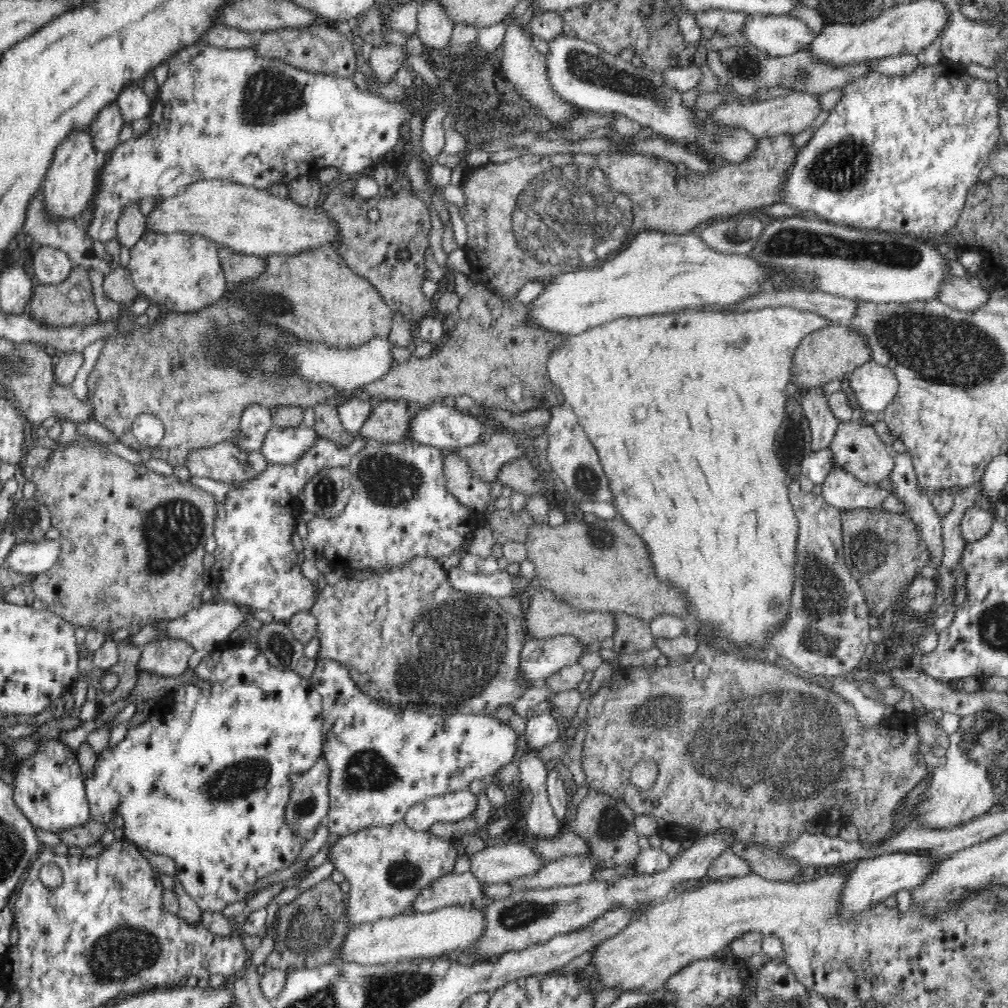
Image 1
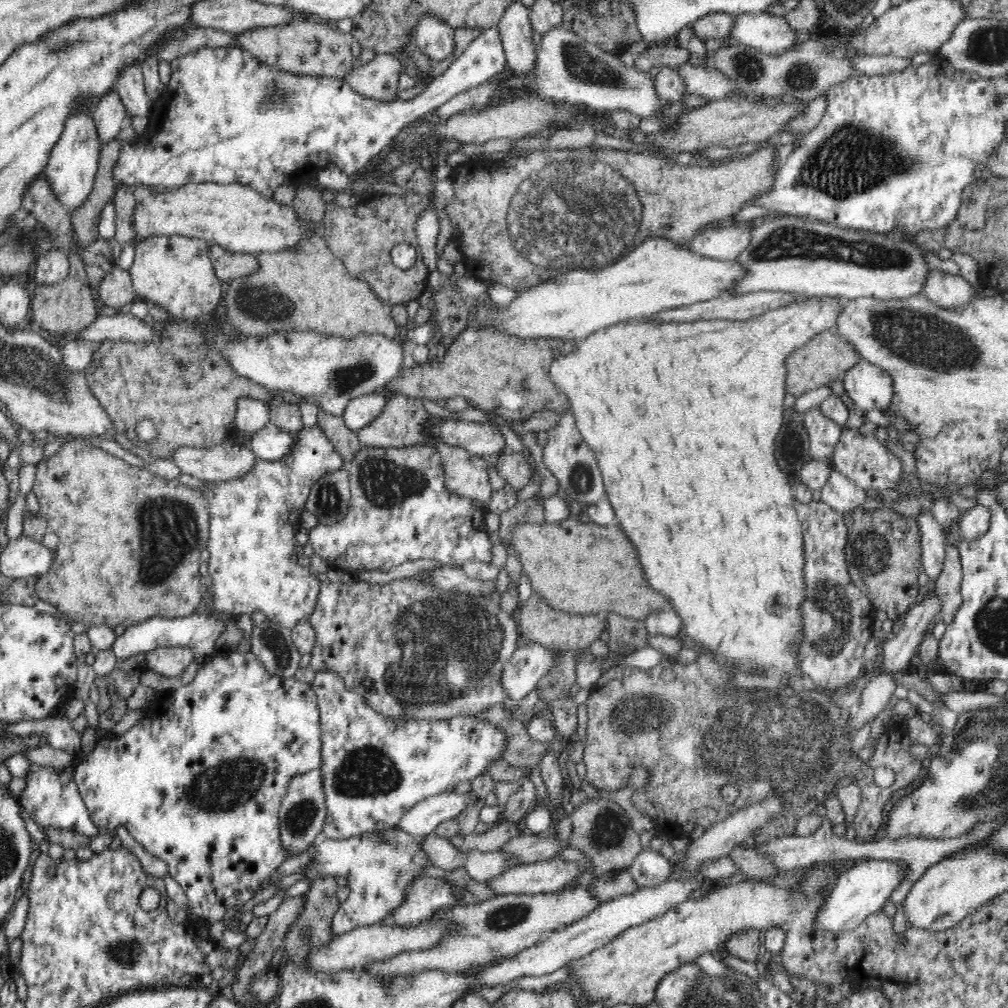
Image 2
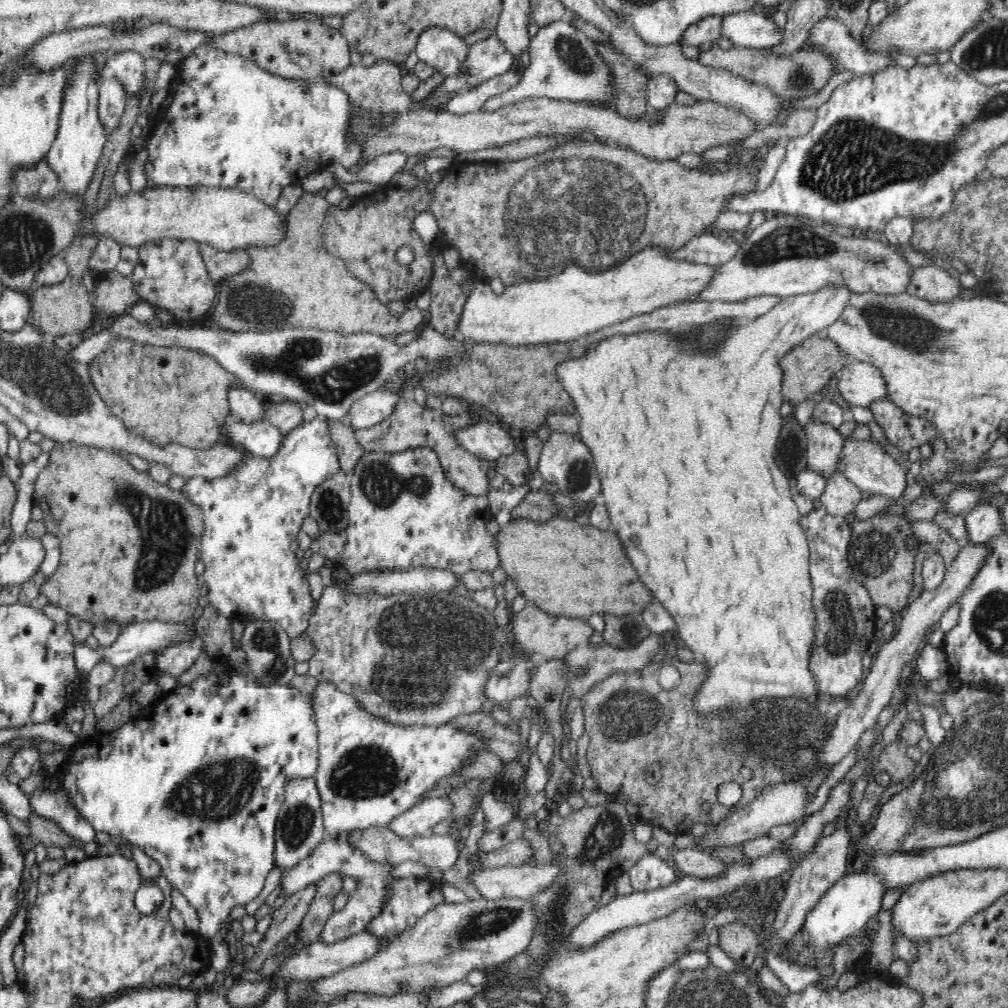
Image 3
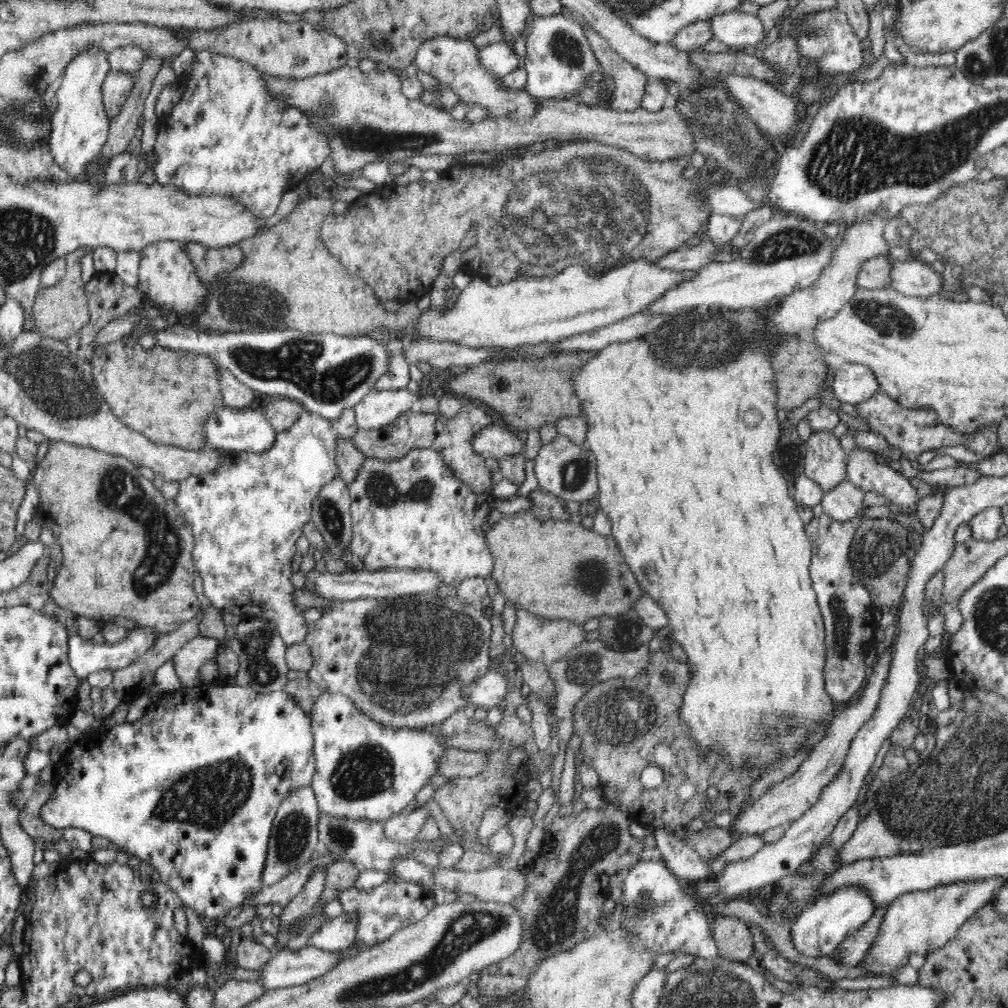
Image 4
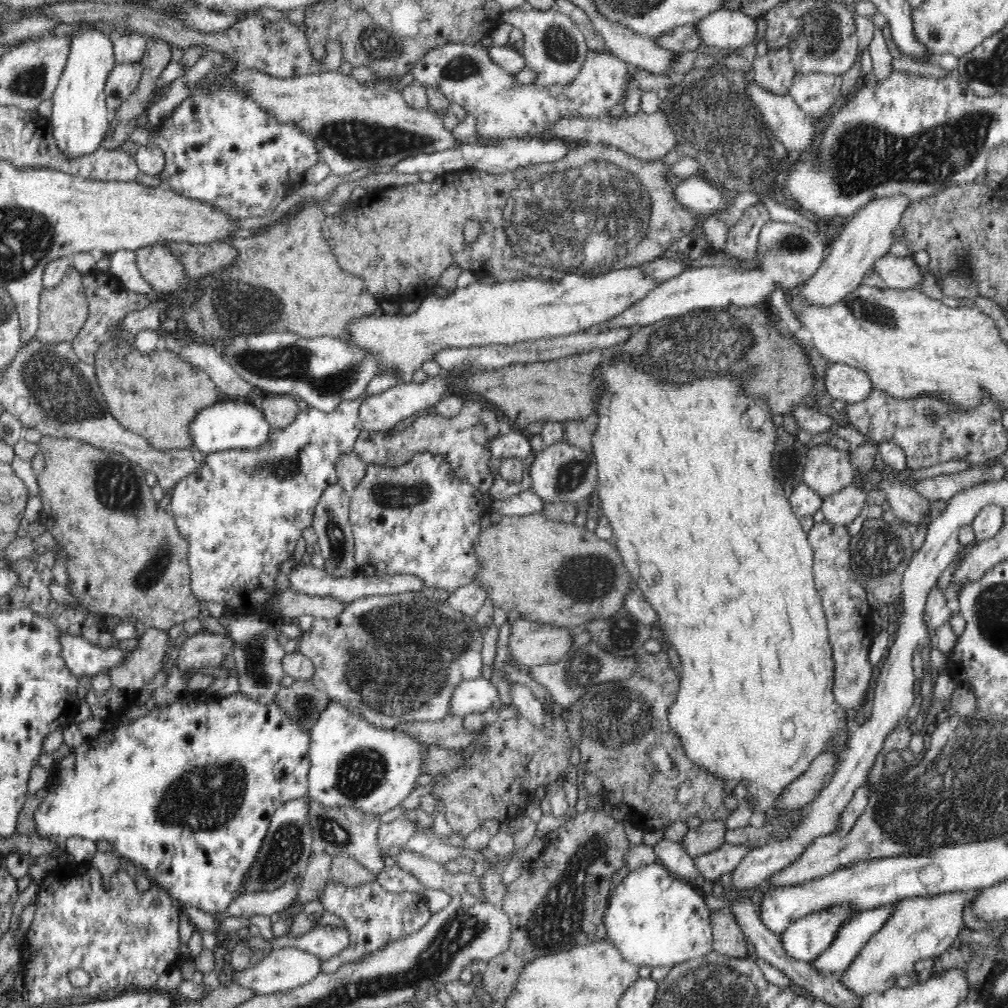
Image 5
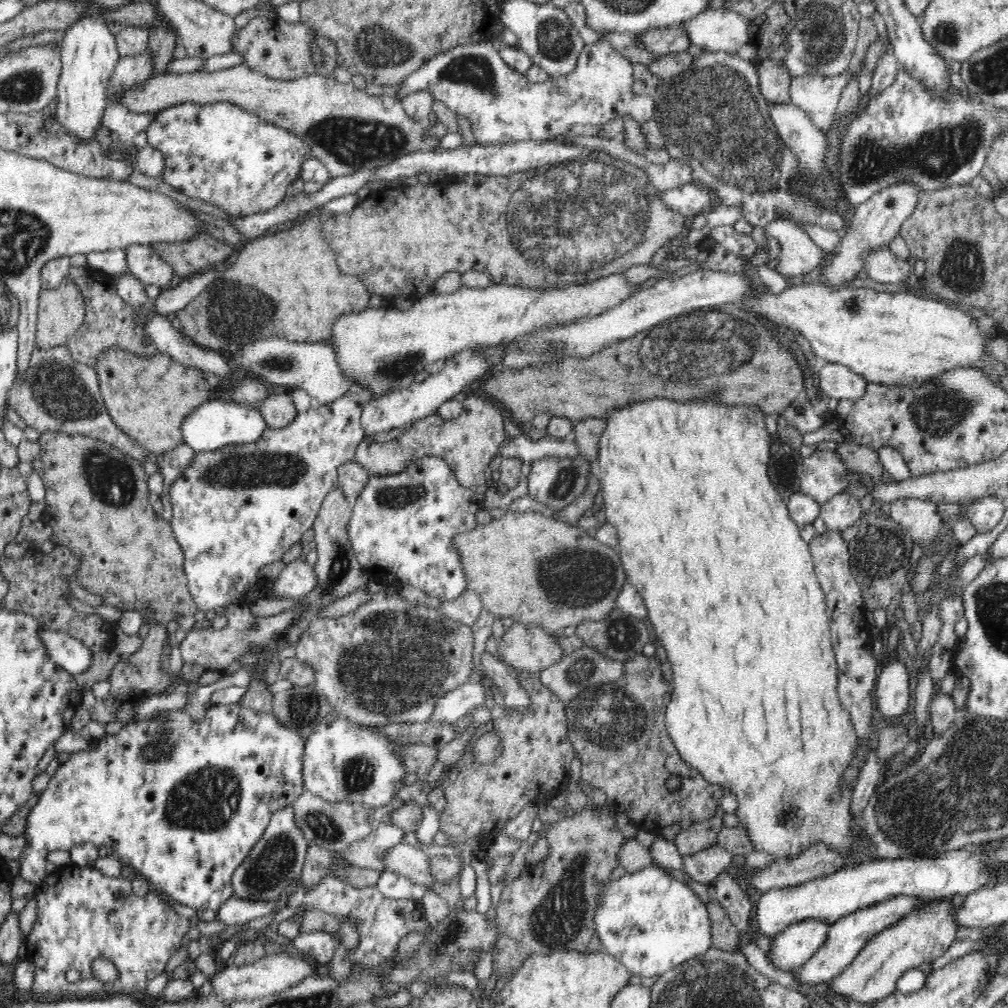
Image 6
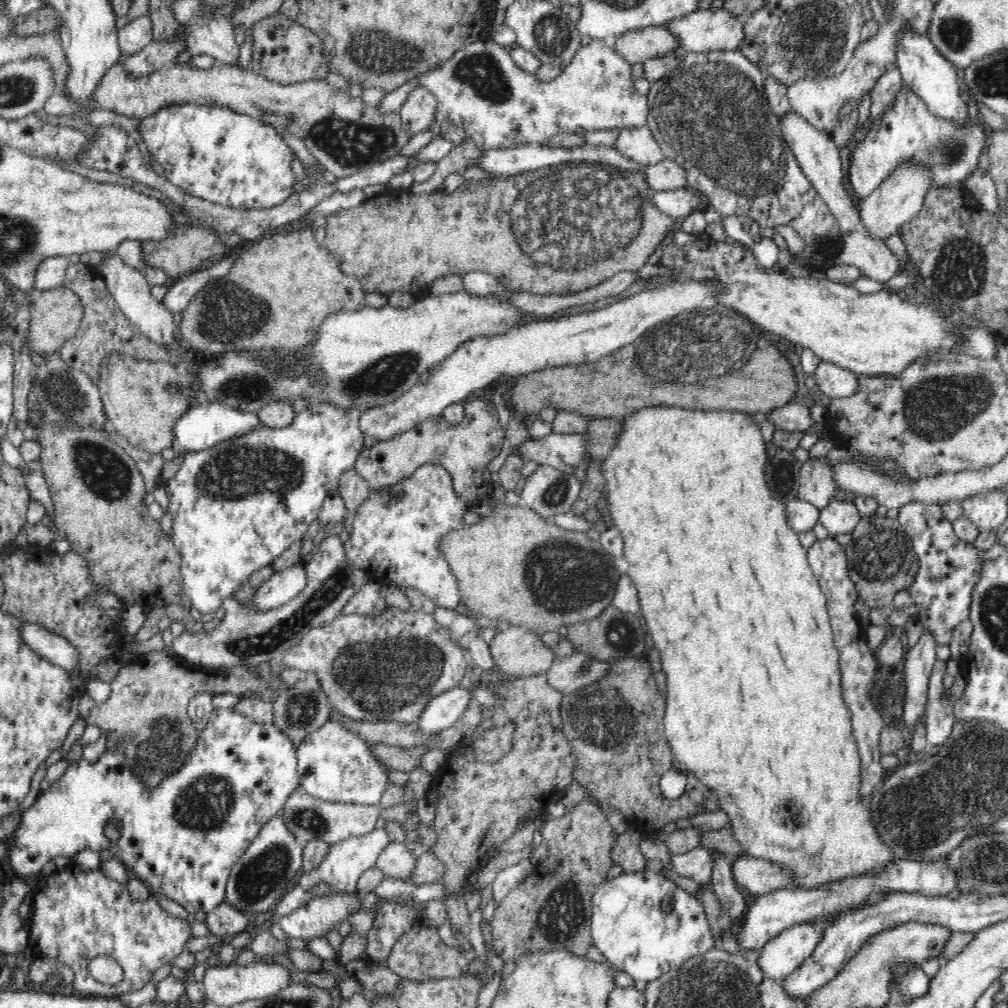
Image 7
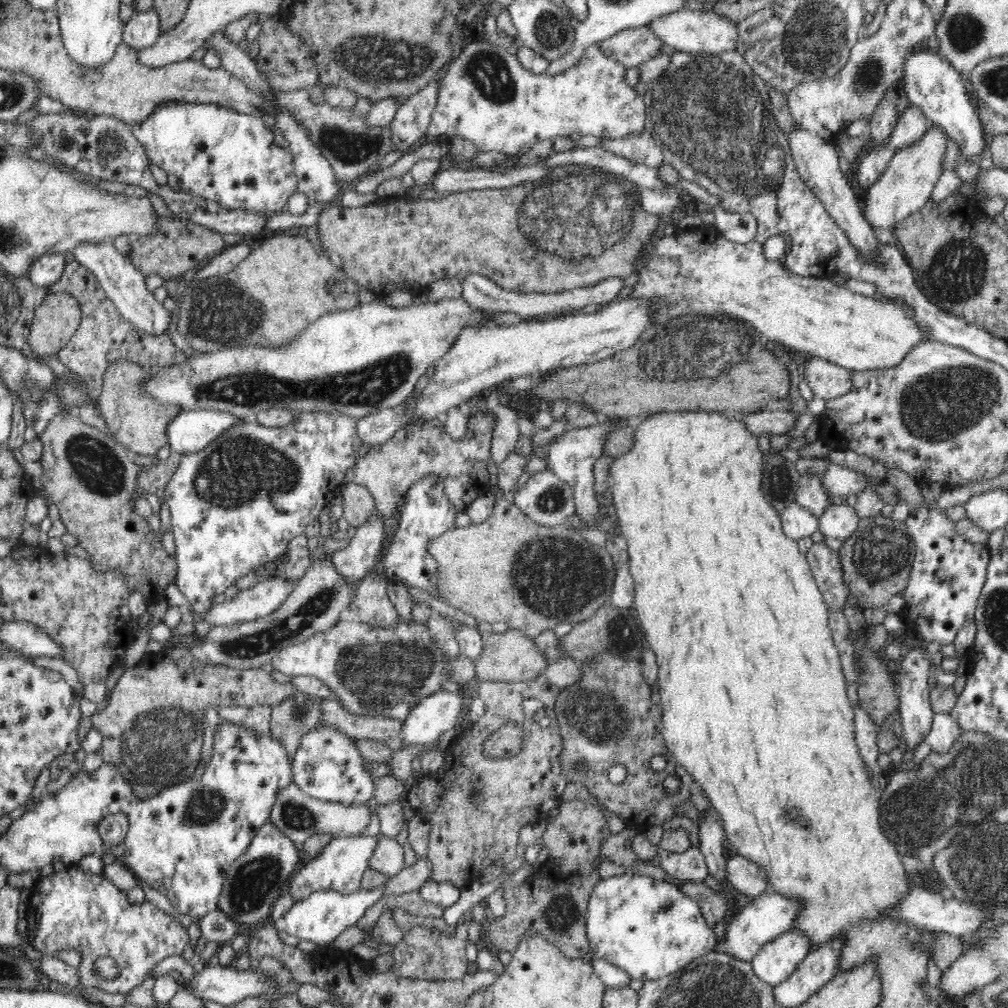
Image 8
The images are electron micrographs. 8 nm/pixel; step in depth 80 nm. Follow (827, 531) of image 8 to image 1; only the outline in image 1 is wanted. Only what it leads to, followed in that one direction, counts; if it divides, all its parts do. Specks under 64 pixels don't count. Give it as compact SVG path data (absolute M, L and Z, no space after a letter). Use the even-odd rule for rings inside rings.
M837 465L824 480L821 494L825 501L839 509L874 508L884 502L889 493L878 485L868 485L851 472Z

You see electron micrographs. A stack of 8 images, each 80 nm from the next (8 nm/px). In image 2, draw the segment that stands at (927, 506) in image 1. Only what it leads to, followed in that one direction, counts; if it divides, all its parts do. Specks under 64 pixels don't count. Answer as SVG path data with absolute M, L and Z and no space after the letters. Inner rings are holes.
M924 511L916 520L921 532L922 569L933 586L944 564L944 528L938 524L931 511Z

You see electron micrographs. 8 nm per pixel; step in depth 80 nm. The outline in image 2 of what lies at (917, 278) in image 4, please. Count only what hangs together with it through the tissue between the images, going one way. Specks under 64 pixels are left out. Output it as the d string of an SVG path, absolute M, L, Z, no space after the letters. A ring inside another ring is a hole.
M934 270L920 294L934 304L950 309L977 299L979 296L976 297L975 289L976 286L972 287L962 276L952 276L942 270Z

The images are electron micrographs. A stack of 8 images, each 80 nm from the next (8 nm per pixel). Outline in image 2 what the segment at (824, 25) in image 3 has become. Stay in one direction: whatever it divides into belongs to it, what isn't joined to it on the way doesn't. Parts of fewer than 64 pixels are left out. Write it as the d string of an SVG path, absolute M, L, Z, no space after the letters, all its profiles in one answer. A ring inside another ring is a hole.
M851 54L849 62L859 74L864 75L896 73L911 65L910 58L894 57L893 55Z

